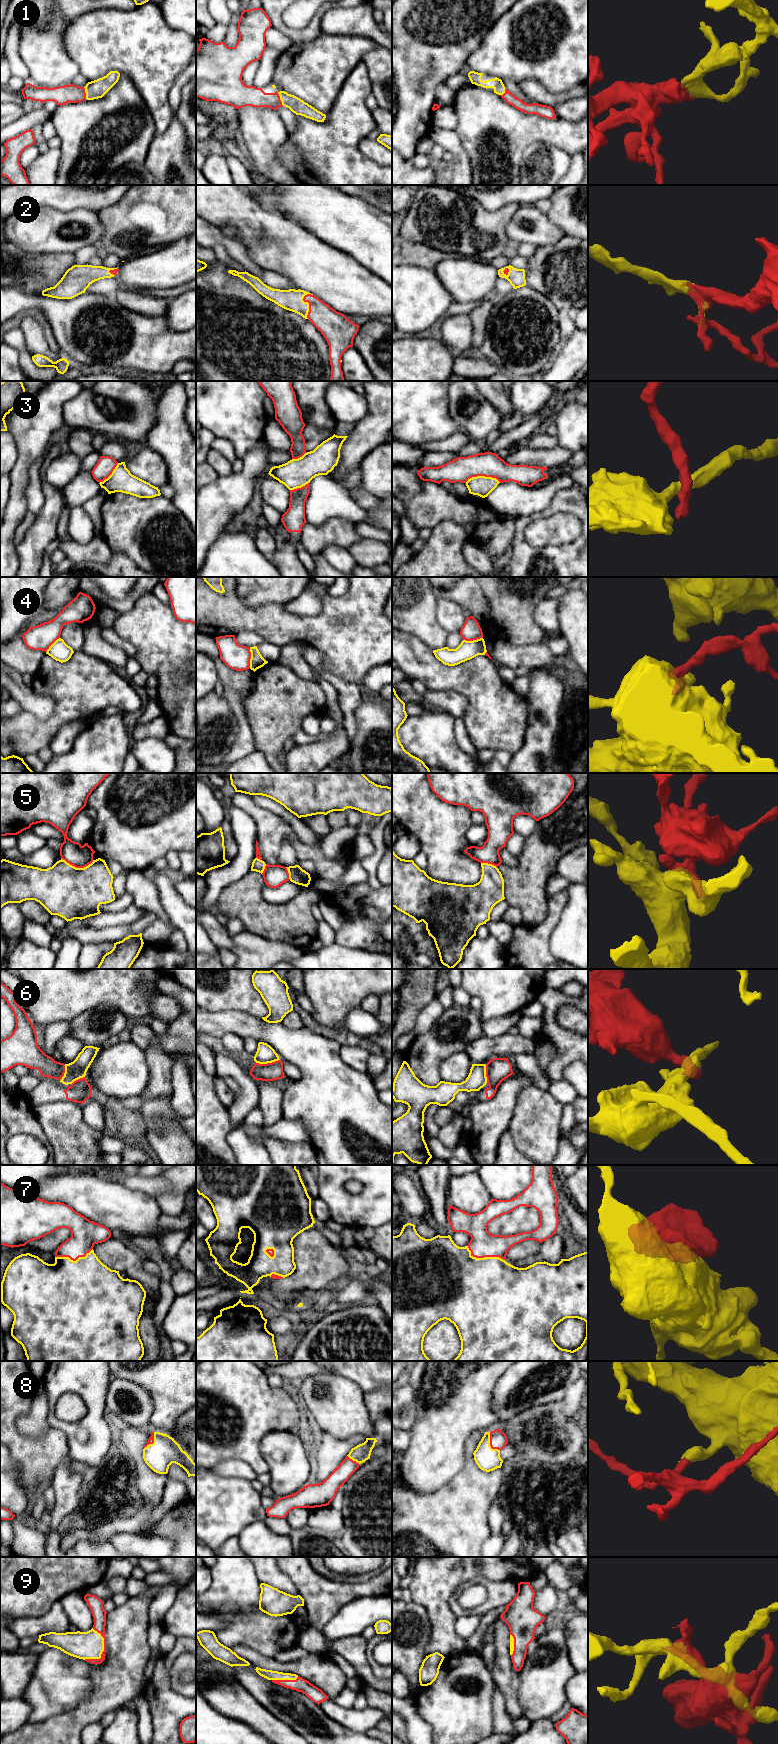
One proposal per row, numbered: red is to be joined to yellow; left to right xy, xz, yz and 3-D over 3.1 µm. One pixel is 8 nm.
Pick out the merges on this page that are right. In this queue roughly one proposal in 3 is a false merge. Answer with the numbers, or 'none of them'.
1, 2, 7, 8, 9

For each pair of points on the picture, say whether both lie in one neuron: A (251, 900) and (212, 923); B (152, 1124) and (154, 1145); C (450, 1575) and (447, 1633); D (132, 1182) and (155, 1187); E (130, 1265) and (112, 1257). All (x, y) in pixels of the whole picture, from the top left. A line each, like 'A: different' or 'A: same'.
A: different
B: different
C: same
D: same
E: same

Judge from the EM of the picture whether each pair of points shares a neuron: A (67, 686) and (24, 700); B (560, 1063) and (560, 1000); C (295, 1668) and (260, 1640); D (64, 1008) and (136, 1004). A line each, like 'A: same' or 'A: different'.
A: different
B: same
C: different
D: same

